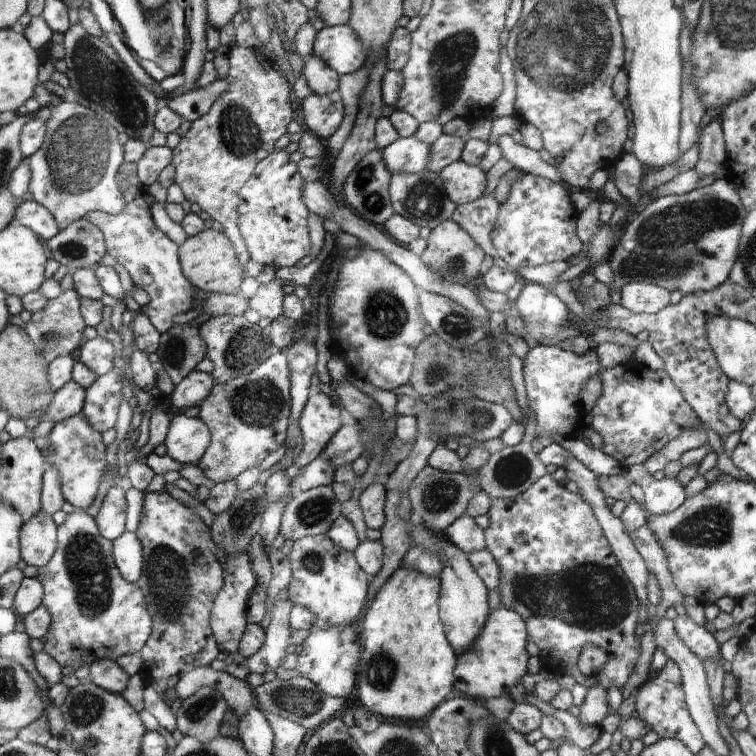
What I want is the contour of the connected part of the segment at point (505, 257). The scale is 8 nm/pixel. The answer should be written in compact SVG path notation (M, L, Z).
M524 173L512 184L506 201L499 206L496 224L491 232L494 250L498 252L500 262L513 270L524 266L544 266L560 260L568 260L582 252L582 244L576 236L576 220L574 208L570 202L568 190L562 183L548 180L547 177Z

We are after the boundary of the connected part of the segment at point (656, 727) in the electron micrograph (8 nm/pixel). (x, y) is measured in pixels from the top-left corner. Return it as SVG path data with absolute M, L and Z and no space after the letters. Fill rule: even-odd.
M667 659L664 668L652 680L645 680L636 694L634 715L641 718L658 734L659 738L674 738L683 743L696 755L706 746L703 734L695 724L690 710L687 708L686 693L683 691L683 679L679 665Z

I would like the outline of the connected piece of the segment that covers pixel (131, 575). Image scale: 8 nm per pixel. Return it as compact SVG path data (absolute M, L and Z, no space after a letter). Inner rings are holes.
M124 531L115 544L115 559L119 572L127 581L137 583L144 568L142 544L136 534Z

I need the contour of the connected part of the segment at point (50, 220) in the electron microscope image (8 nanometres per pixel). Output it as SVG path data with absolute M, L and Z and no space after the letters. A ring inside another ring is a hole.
M34 200L22 201L17 205L15 222L27 225L32 232L39 234L45 241L52 239L52 236L58 235L60 231L52 213Z

